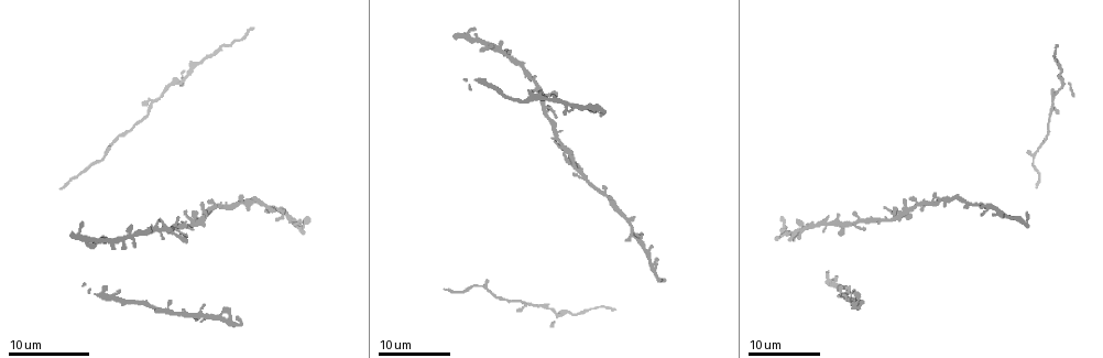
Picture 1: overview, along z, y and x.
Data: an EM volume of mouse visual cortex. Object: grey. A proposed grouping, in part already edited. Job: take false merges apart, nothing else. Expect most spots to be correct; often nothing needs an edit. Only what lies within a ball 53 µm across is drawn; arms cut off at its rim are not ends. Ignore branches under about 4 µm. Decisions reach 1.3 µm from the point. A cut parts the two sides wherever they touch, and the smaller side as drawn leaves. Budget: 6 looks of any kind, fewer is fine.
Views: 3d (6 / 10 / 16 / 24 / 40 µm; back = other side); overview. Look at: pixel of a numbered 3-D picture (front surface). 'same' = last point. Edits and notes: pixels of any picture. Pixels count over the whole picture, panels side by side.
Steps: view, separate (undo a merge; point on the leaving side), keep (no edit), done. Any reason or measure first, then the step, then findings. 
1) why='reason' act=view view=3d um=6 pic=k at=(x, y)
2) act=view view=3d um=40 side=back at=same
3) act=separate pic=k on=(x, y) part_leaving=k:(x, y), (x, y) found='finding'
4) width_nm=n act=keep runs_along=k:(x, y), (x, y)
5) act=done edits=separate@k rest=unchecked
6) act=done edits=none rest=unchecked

why='looks like a crossing' act=view view=3d um=24 pic=1 at=(212, 206)

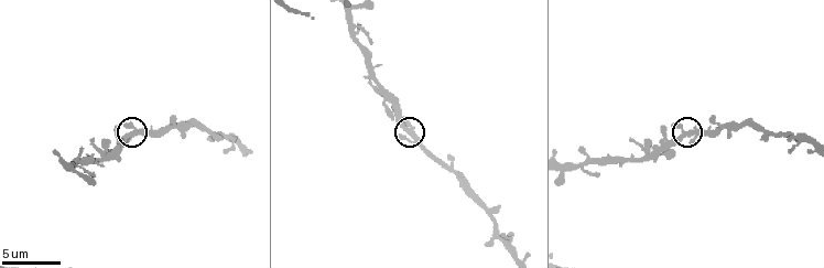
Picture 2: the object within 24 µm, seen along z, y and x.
act=view view=3d um=6 pic=2 at=(133, 135)

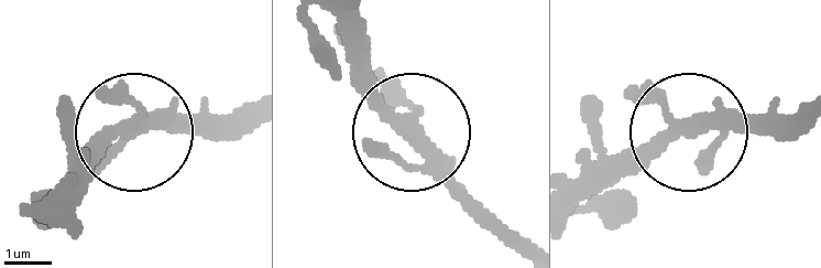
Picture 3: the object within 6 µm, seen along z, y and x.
width_nm=280 act=keep found='one neuron here'

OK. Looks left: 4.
act=view view=3d um=16 pic=1 at=(1048, 123)

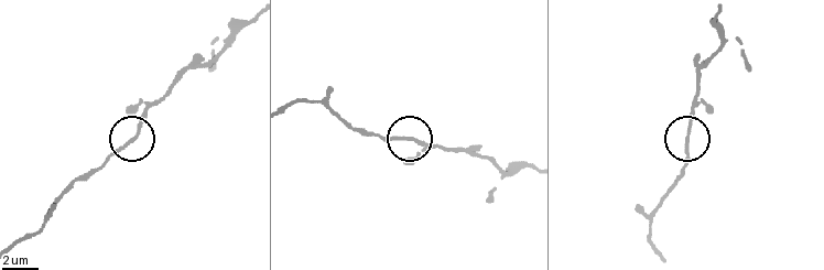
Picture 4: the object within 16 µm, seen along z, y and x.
act=view view=3d um=10 pic=4 at=(133, 139)

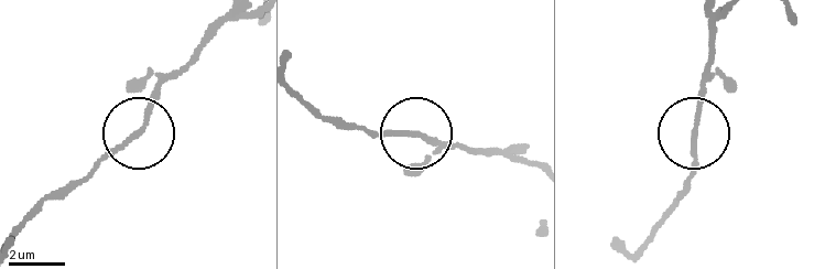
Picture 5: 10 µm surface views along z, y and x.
side_arm_um=16 act=keep found='all the same neuron'

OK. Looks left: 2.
why='four or more arms meet' act=view view=3d um=10 pic=2 at=(497, 238)

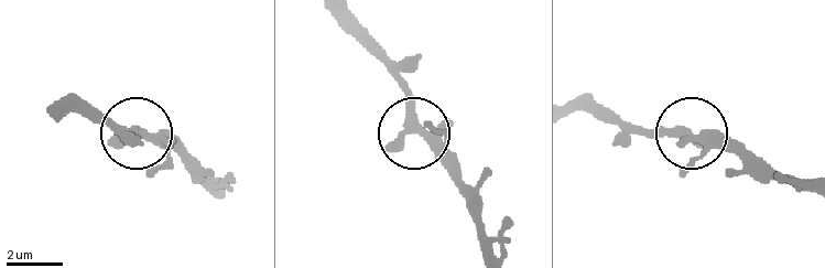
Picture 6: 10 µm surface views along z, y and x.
act=view view=3d um=10 side=back pic=6 at=(412, 126)

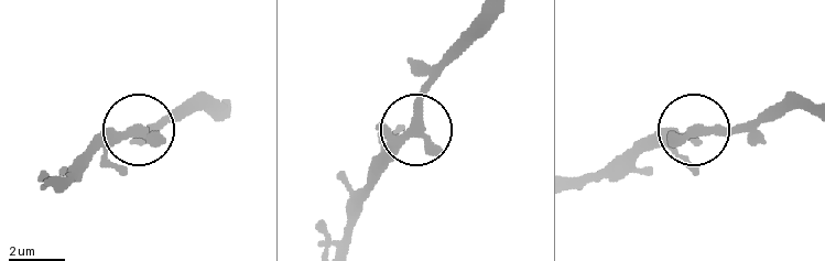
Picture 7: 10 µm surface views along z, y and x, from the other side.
side_arm_um=10 act=keep runs_along=7:(499, 13), (437, 77), (416, 127), (369, 174) found='one neuron here'

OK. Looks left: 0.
act=done edits=none rest=unchecked

